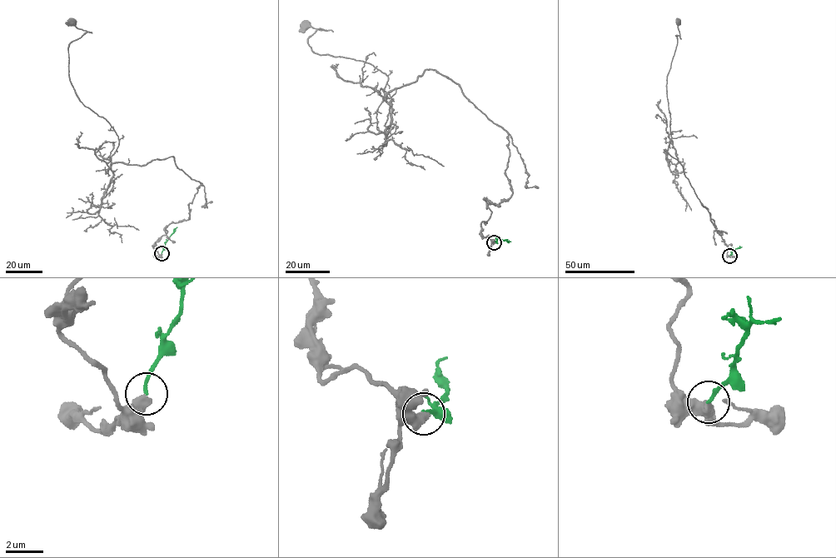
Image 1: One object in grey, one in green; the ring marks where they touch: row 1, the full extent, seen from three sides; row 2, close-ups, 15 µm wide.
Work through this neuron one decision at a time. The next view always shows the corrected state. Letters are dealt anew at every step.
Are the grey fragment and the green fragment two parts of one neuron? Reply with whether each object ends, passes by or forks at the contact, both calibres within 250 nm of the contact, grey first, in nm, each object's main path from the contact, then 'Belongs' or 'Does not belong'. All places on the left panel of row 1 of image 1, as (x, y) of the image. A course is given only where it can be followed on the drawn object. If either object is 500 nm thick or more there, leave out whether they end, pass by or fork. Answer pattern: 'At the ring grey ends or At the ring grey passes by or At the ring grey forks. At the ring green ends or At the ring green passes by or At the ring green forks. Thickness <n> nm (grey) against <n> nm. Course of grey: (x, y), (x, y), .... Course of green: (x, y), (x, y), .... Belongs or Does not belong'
Thickness 500 nm (grey) against 170 nm. Course of grey: (161, 254), (200, 182), (171, 156), (111, 162), (118, 136), (69, 77), (86, 32), (72, 22). Course of green: (161, 254), (177, 226). Does not belong

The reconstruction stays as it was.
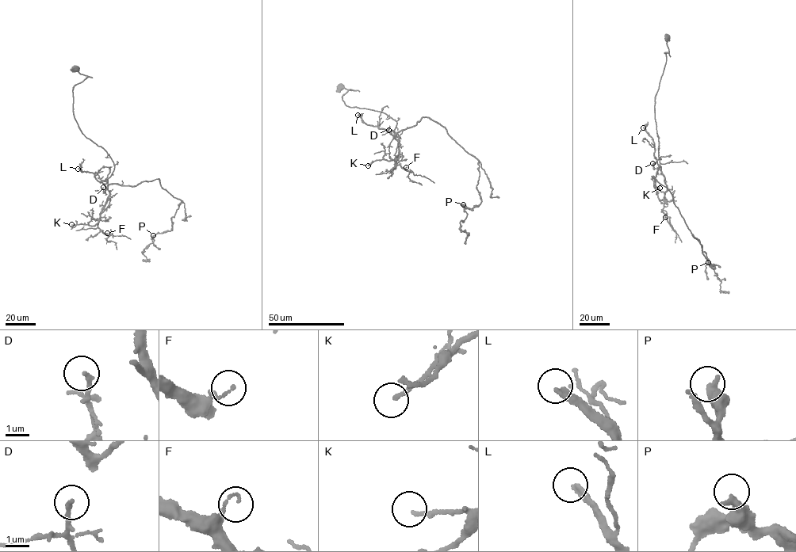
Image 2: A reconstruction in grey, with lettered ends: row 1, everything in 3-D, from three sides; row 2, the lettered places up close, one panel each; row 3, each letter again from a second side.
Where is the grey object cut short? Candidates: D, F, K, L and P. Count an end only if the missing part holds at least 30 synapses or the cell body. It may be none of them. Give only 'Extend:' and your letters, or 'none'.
Extend: L

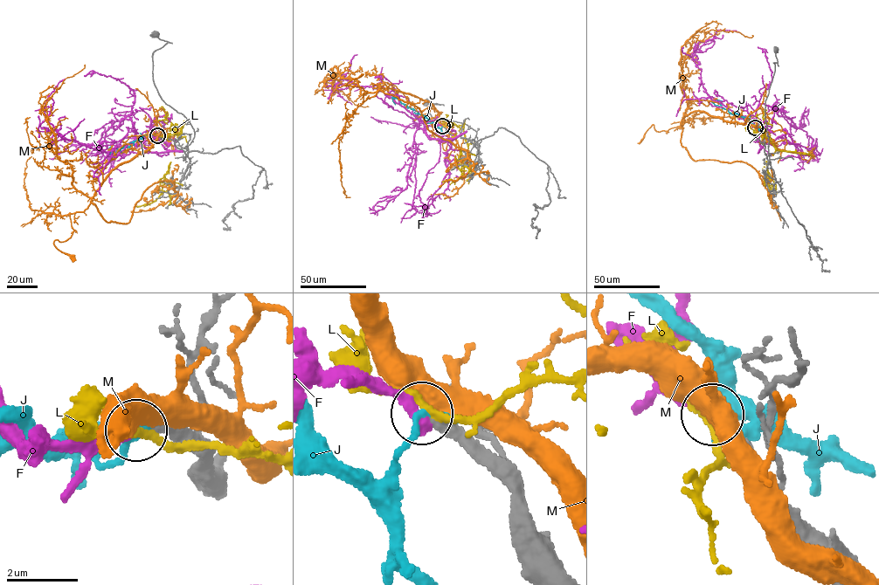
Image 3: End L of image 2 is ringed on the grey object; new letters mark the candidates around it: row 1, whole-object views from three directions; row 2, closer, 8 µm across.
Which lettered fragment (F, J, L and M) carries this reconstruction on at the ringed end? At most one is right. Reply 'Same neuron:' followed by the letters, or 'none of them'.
Same neuron: none of them

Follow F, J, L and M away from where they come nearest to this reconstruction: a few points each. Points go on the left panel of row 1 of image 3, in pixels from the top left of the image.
F: (158, 135), (143, 132), (129, 144), (106, 152), (61, 137), (45, 120), (45, 105), (54, 87), (66, 78)
J: (158, 135), (143, 135), (131, 146), (115, 152), (108, 151), (110, 147)
L: (158, 135), (176, 134), (166, 145), (170, 161), (164, 175), (167, 182), (155, 200), (136, 207)
M: (159, 135), (111, 169), (92, 201), (107, 222), (127, 223), (147, 189), (174, 183), (168, 201), (130, 211)

